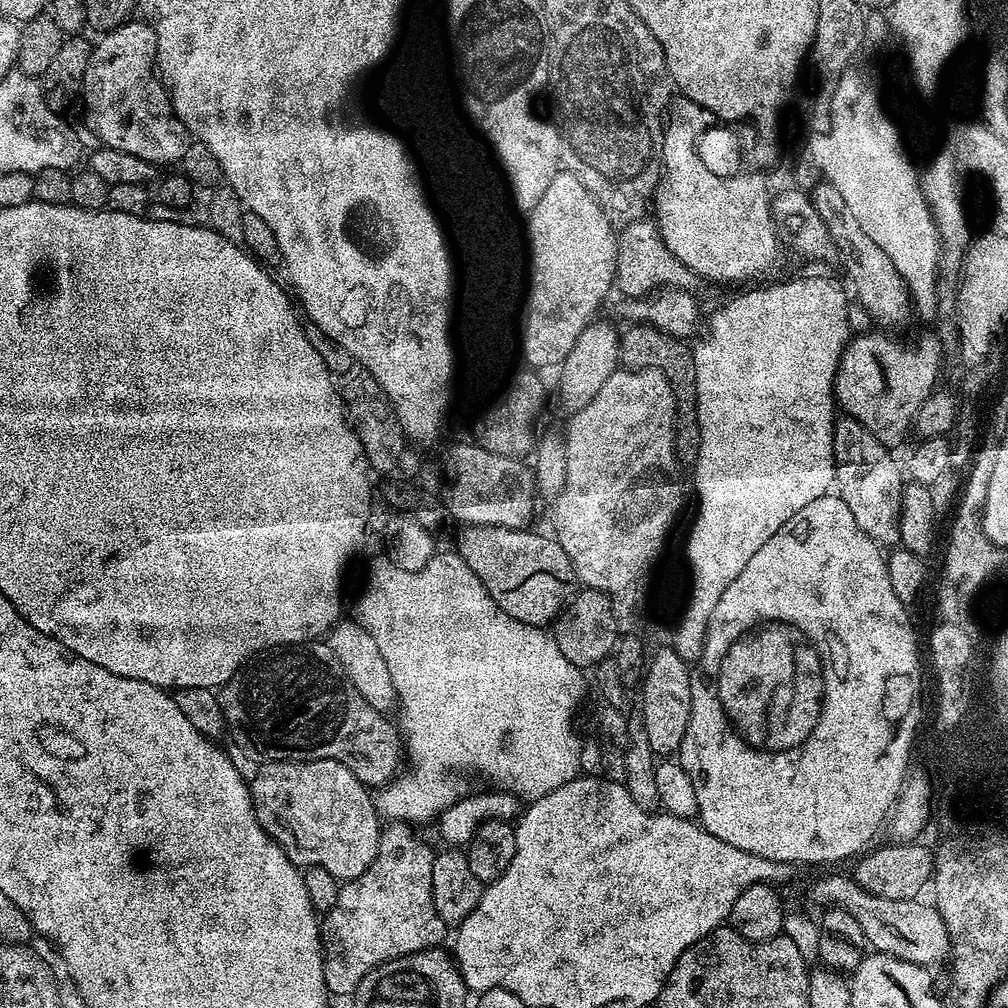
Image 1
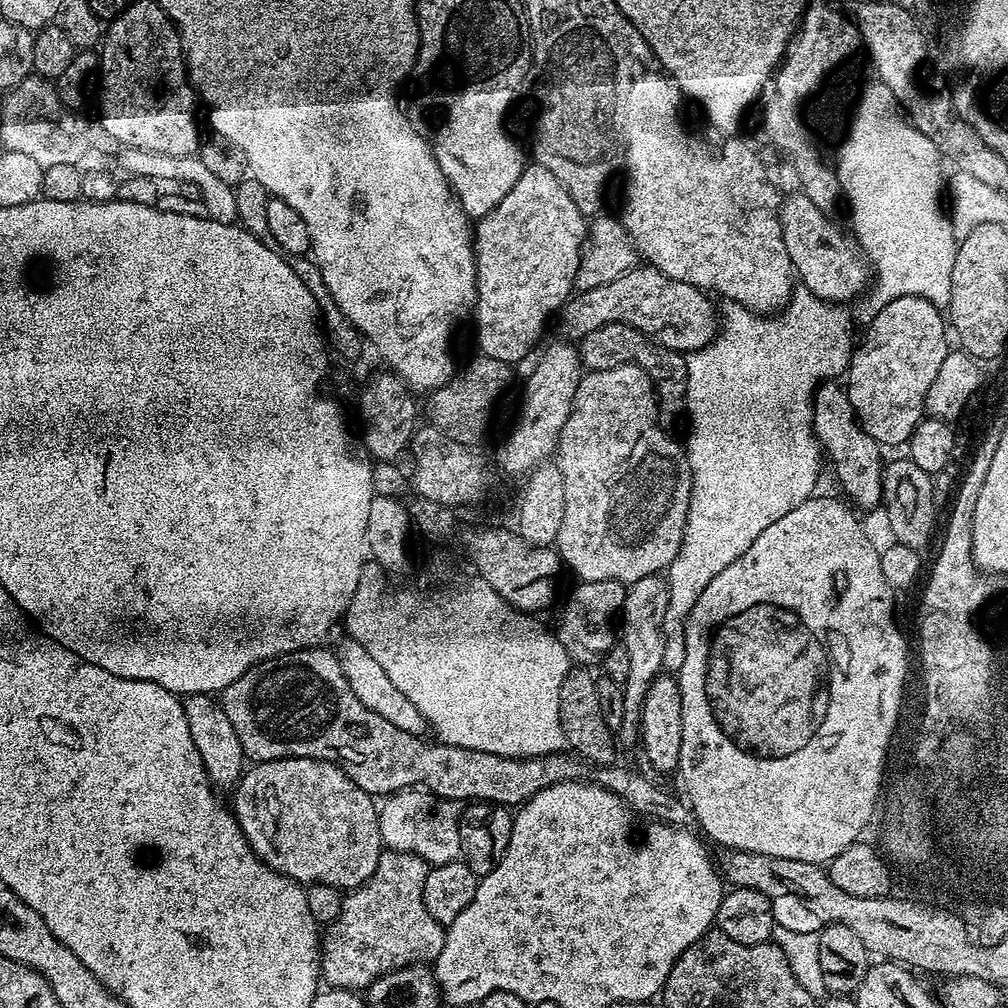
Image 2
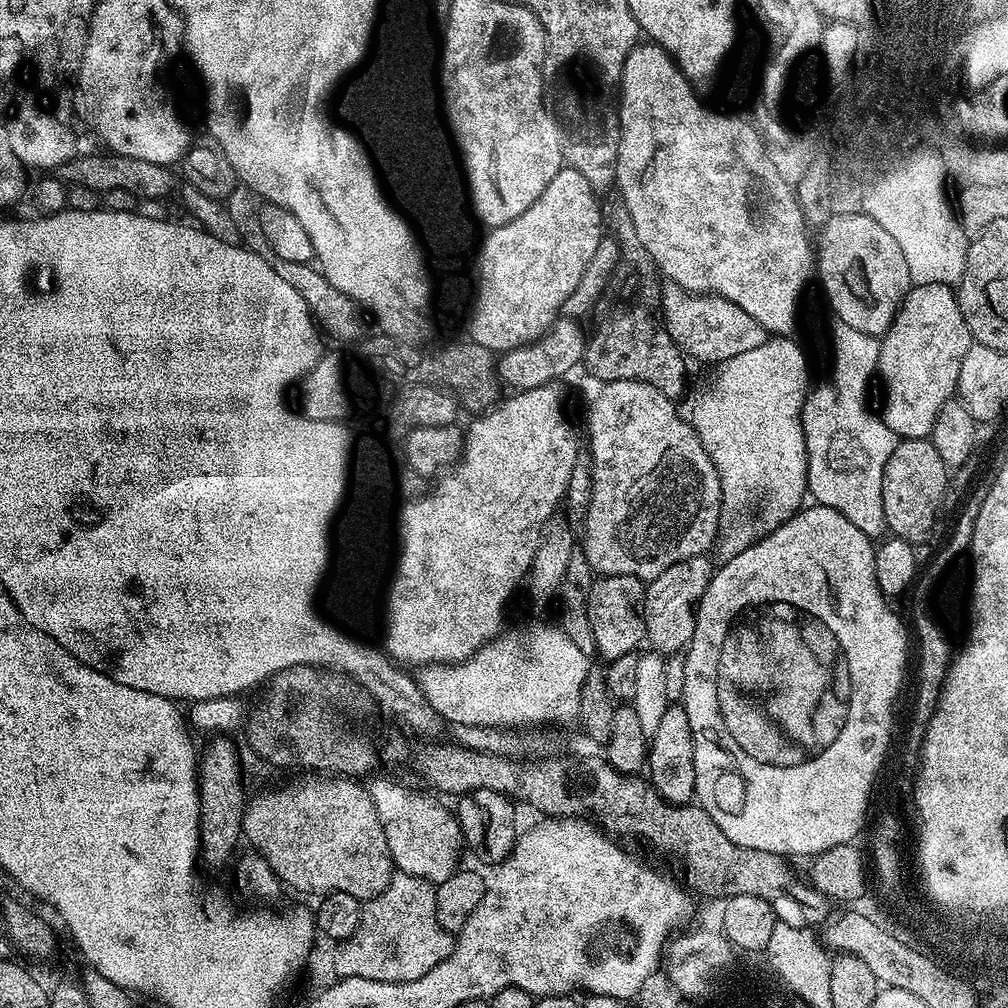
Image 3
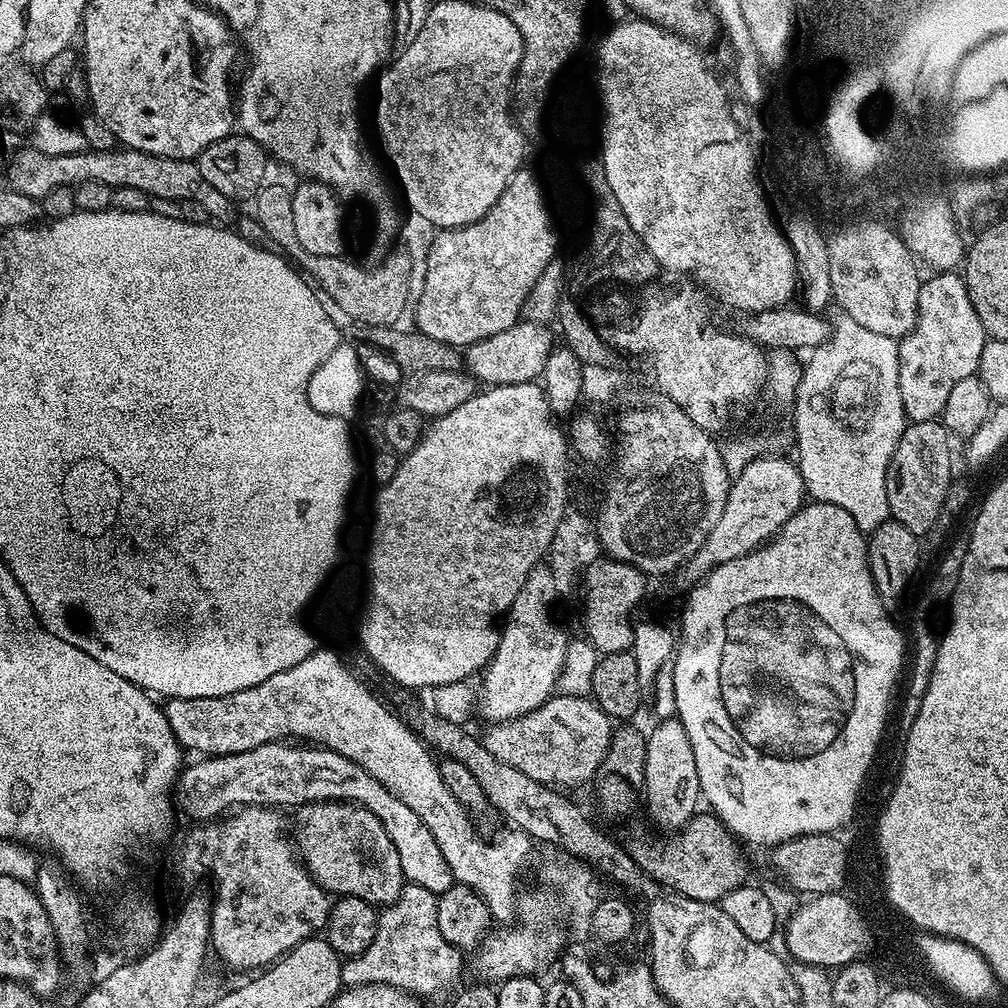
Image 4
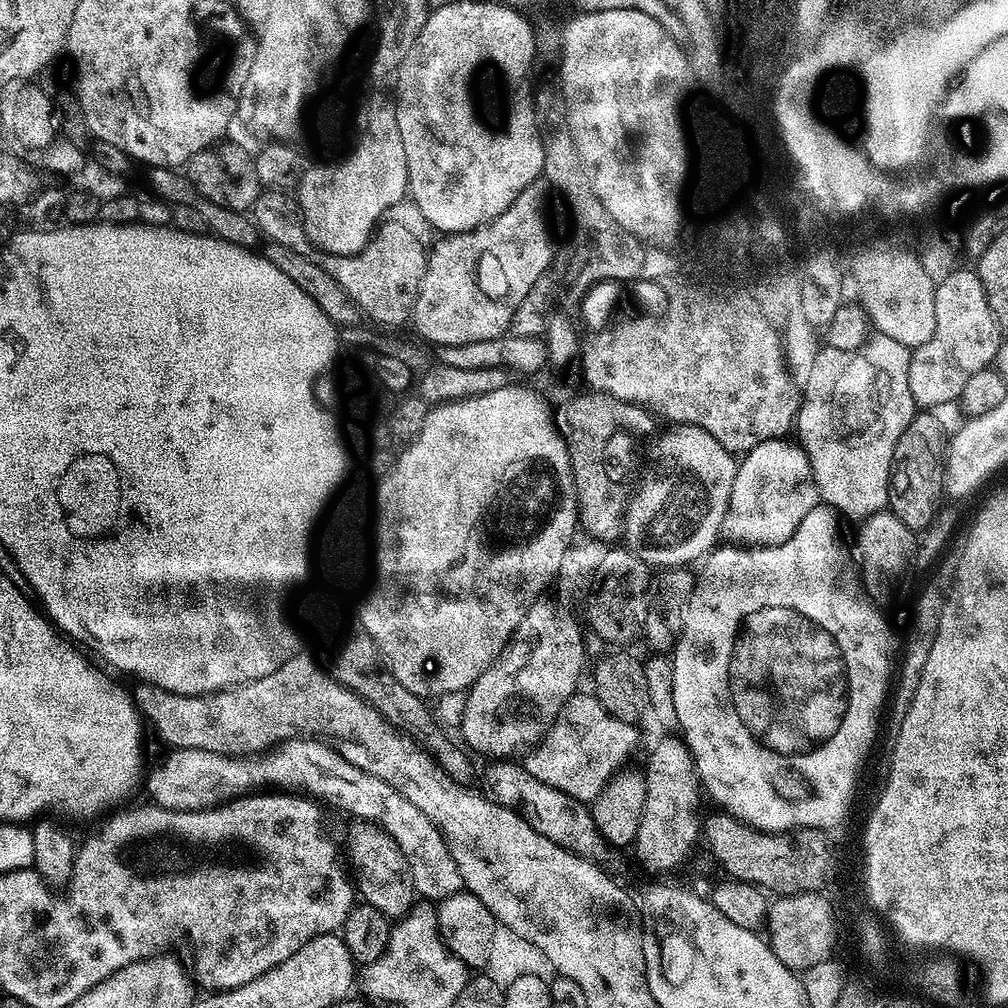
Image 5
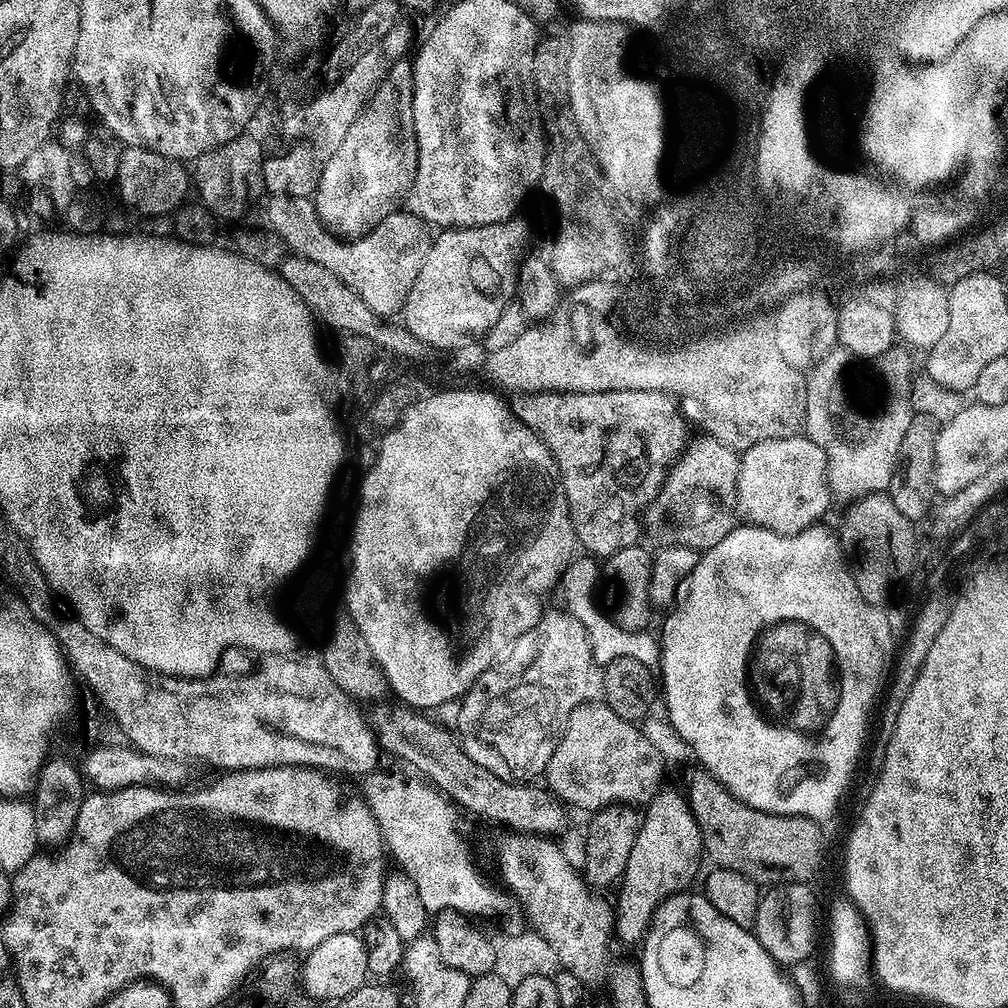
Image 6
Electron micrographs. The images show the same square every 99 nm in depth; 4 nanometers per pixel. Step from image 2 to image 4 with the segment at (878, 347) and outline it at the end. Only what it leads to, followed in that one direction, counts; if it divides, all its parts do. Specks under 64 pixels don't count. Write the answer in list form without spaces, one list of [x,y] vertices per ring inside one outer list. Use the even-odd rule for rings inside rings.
[[[941,271],[932,274],[920,286],[918,294],[918,314],[916,324],[910,332],[899,341],[900,346],[900,389],[904,403],[904,415],[909,421],[935,420],[946,406],[946,398],[950,398],[950,390],[962,378],[977,375],[982,350],[986,343],[986,333],[974,306],[970,302],[968,287],[964,284],[963,275],[959,271]]]

